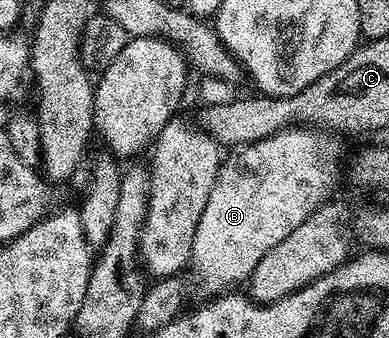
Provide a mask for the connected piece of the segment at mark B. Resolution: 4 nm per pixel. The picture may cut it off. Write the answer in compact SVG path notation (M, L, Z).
M313 127L282 129L267 139L240 146L222 160L219 175L215 175L215 187L211 187L207 207L203 207L199 228L195 230L195 243L191 243L189 256L198 287L209 293L205 295L224 295L244 286L255 271L255 263L259 263L275 243L283 243L295 227L302 225L320 205L334 196L333 188L343 177L343 165L339 163L341 145L336 140L340 141L336 136Z

